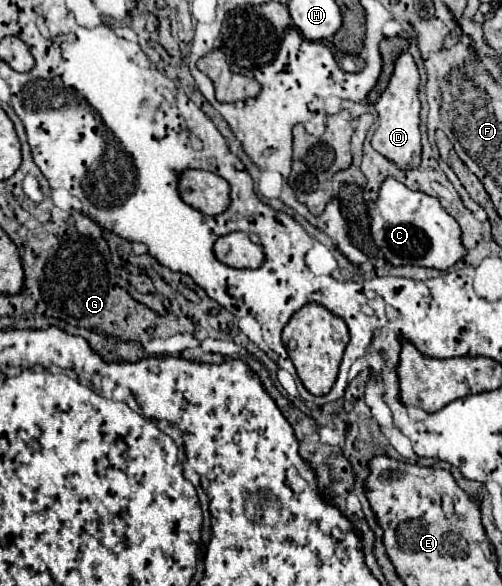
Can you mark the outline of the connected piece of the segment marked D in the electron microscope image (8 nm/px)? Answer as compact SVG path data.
M401 53L395 61L395 71L391 75L391 81L387 89L381 93L381 97L375 103L375 109L379 113L379 127L371 139L371 145L375 151L379 151L385 159L393 161L399 169L415 169L421 159L421 133L419 133L419 97L417 97L417 83L419 73L413 63L413 57L409 53Z

